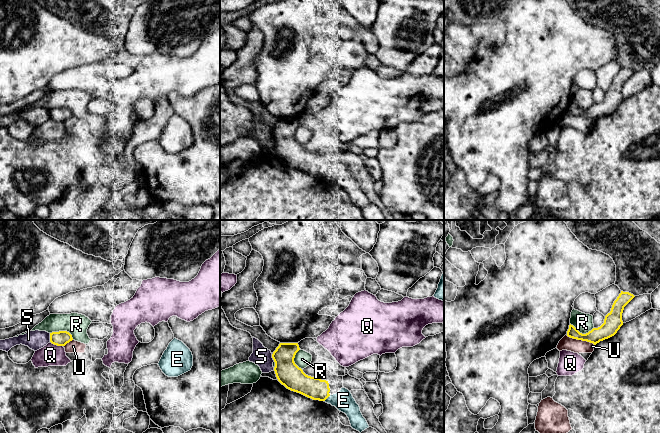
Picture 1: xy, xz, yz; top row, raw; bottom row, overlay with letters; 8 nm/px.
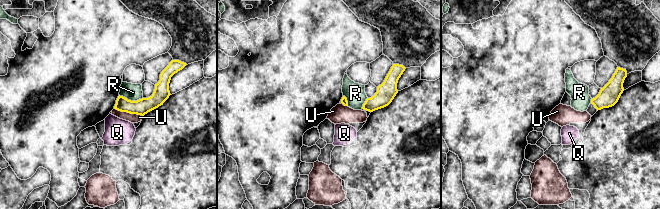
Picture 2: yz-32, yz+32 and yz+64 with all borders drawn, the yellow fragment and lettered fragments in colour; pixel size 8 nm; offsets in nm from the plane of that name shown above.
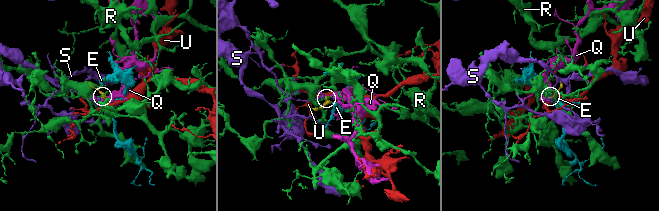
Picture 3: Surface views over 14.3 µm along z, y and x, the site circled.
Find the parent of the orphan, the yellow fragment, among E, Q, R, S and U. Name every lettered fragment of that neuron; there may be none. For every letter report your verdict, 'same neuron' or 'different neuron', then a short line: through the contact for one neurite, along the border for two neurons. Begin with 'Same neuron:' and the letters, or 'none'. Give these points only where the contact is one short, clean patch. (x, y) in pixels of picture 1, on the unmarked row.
Same neuron: E
E: same neuron
Q: different neuron; line xy (50, 117), (62, 122)
R: different neuron; line xy (50, 109), (67, 107), (73, 115)
S: different neuron
U: different neuron; line yz (566, 111), (594, 120)

